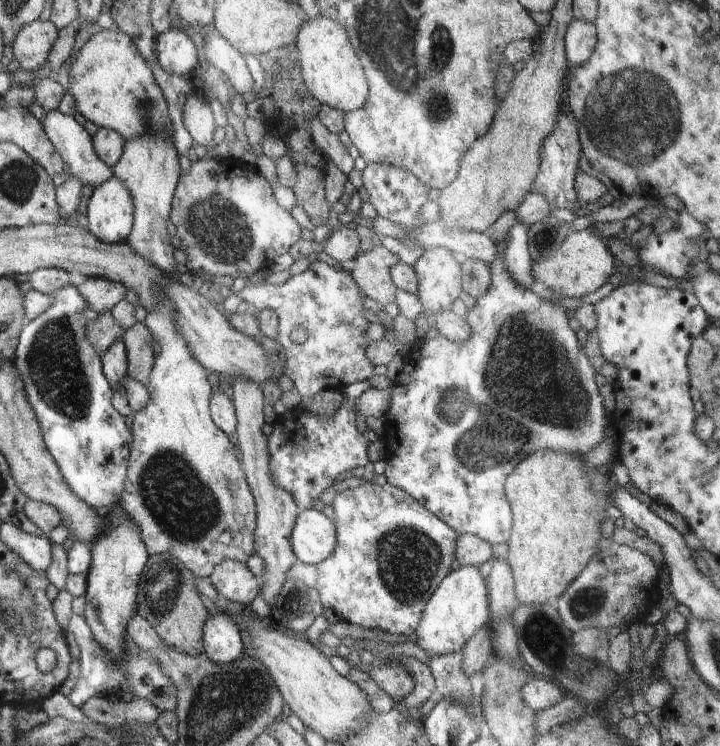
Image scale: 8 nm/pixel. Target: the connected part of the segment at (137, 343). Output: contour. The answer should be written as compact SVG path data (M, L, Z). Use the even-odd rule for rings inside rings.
M136 322L130 329L125 330L121 342L127 355L127 377L146 385L156 358L150 332L142 323Z

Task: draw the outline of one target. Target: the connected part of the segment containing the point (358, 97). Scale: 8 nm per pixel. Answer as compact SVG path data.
M322 16L307 18L298 32L295 45L298 47L299 69L302 70L302 86L314 99L345 115L365 108L369 87L359 59L350 48L348 36L342 26Z

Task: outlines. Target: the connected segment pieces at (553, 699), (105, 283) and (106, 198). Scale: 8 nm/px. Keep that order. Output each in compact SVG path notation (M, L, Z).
M543 677L534 678L522 688L523 700L534 712L560 703L564 696L566 692L560 685L552 684L552 680Z
M88 277L78 286L87 307L98 315L112 311L112 308L125 299L127 289L118 282L101 277Z
M110 178L94 189L87 209L86 230L98 241L126 242L134 225L133 205L129 193L116 178Z

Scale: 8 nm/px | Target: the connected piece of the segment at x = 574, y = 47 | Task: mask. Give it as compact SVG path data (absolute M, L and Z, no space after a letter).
M574 18L565 35L565 54L571 68L584 65L593 57L597 46L597 33L594 23Z

